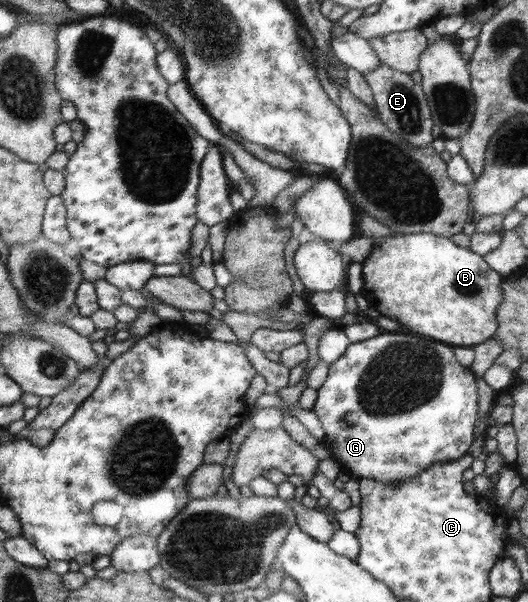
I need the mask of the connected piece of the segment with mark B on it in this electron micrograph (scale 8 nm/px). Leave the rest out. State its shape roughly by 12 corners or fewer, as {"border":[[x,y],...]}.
{"border":[[429,232],[376,239],[370,309],[453,347],[495,334],[502,277]]}

